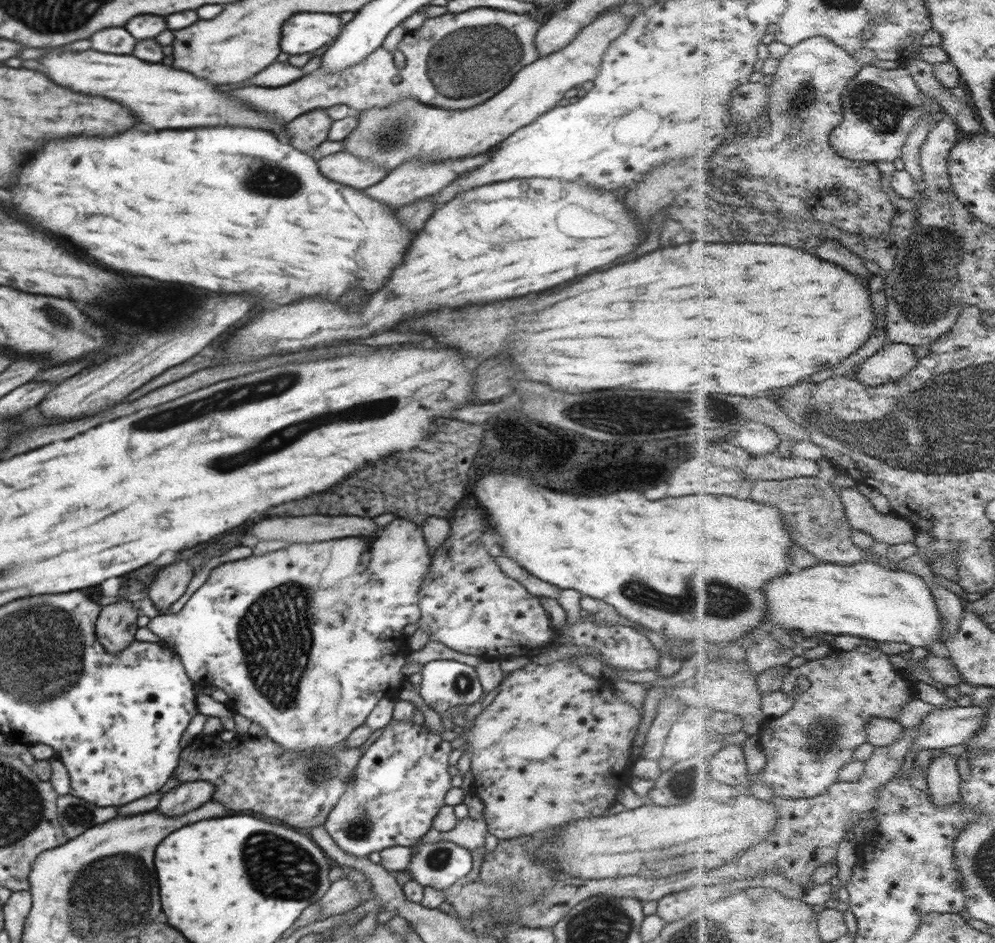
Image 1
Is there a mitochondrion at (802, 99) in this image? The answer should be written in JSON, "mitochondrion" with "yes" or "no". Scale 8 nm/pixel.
{"mitochondrion":"yes"}

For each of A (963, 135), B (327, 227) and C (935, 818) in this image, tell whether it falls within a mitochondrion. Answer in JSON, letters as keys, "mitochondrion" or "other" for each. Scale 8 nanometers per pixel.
{"A":"other","B":"other","C":"other"}

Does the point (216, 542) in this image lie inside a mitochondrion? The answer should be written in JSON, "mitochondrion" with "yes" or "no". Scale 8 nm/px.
{"mitochondrion":"no"}

